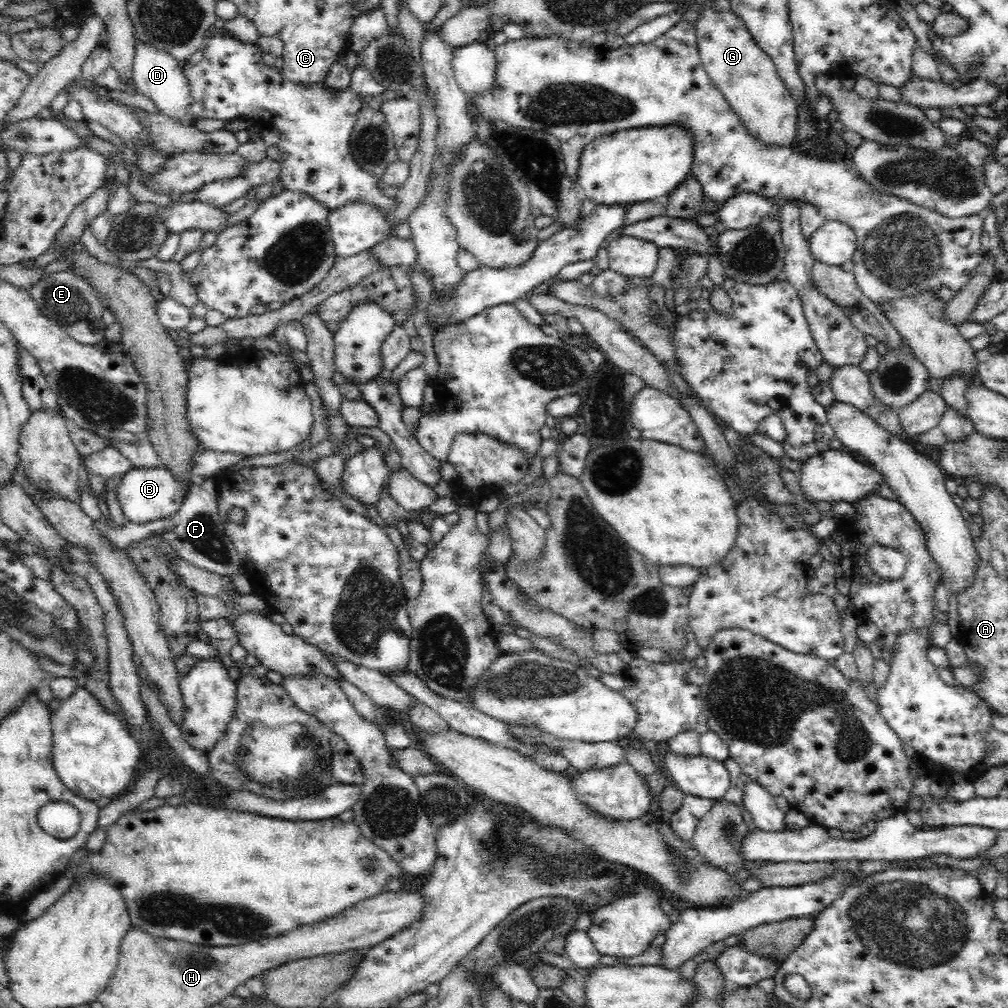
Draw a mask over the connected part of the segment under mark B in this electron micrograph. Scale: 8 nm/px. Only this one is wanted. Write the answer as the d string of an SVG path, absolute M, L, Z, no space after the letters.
M167 468L131 469L118 481L116 497L128 522L148 524L152 520L171 517L185 499L185 488Z

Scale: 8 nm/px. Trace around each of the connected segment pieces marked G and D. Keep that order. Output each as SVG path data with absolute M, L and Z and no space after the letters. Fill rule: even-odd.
M708 5L698 12L696 39L702 65L742 125L766 147L795 146L797 106L771 58L756 45L747 26L732 12L714 12Z
M135 36L135 54L132 64L132 79L139 92L158 104L160 114L180 123L184 127L195 127L197 119L189 114L190 89L182 72L182 63L170 54L156 50L152 44L142 43Z

